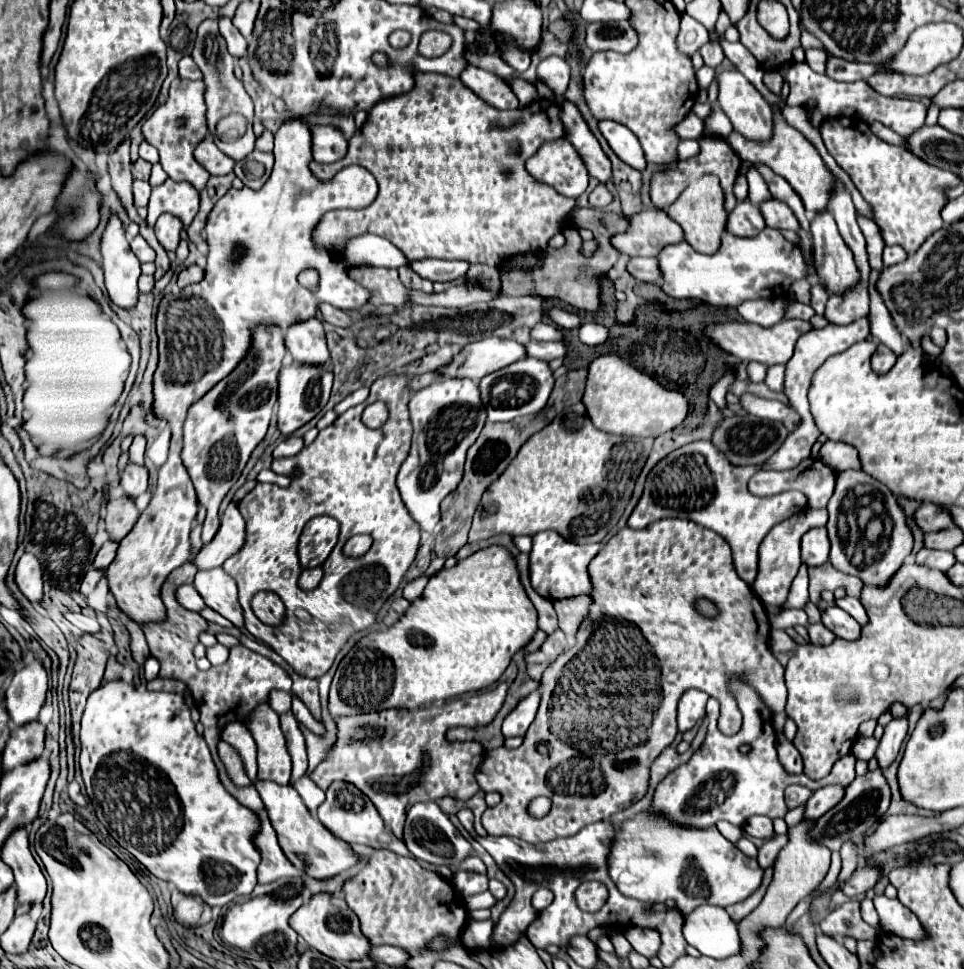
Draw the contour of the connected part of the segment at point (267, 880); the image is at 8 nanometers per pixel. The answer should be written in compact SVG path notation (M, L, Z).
M267 810L257 811L261 820L259 834L257 834L257 848L261 852L261 864L257 868L257 880L259 884L271 884L279 878L295 878L299 876L297 868L291 866L291 862L285 858L285 854L281 852L279 844L277 844L277 836L275 830L271 826L268 818Z

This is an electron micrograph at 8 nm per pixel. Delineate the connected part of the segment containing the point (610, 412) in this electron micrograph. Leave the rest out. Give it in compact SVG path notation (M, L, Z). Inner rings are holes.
M607 354L599 356L589 364L583 404L587 414L603 432L621 436L659 436L679 426L687 416L687 402L679 392L665 390L651 376L639 370L623 370L621 358Z

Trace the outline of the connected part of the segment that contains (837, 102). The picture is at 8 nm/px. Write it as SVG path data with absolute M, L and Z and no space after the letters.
M793 64L791 70L785 76L785 82L791 88L791 94L787 98L789 106L801 106L807 100L817 100L819 110L821 110L821 114L825 118L833 118L833 116L837 116L841 112L841 108L851 106L851 108L857 110L857 114L859 114L859 118L863 122L867 122L867 124L881 122L881 124L889 126L891 130L895 130L901 136L913 134L913 130L919 130L923 126L923 122L925 122L927 108L921 102L907 100L907 98L885 98L885 96L877 94L865 80L837 82L837 80L833 80L829 76L813 72L807 64Z

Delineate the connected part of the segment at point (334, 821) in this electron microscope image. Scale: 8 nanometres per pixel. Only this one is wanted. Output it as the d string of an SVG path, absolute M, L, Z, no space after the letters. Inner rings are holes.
M335 780L331 782L331 786L327 788L327 798L325 802L317 808L317 818L321 820L321 824L325 824L335 836L339 836L341 840L349 842L349 844L367 844L373 848L383 848L383 850L391 850L395 854L413 858L413 854L409 854L407 846L403 844L403 840L395 838L391 832L387 834L385 824L377 812L377 808L373 806L373 802L353 784L349 782L341 782Z

